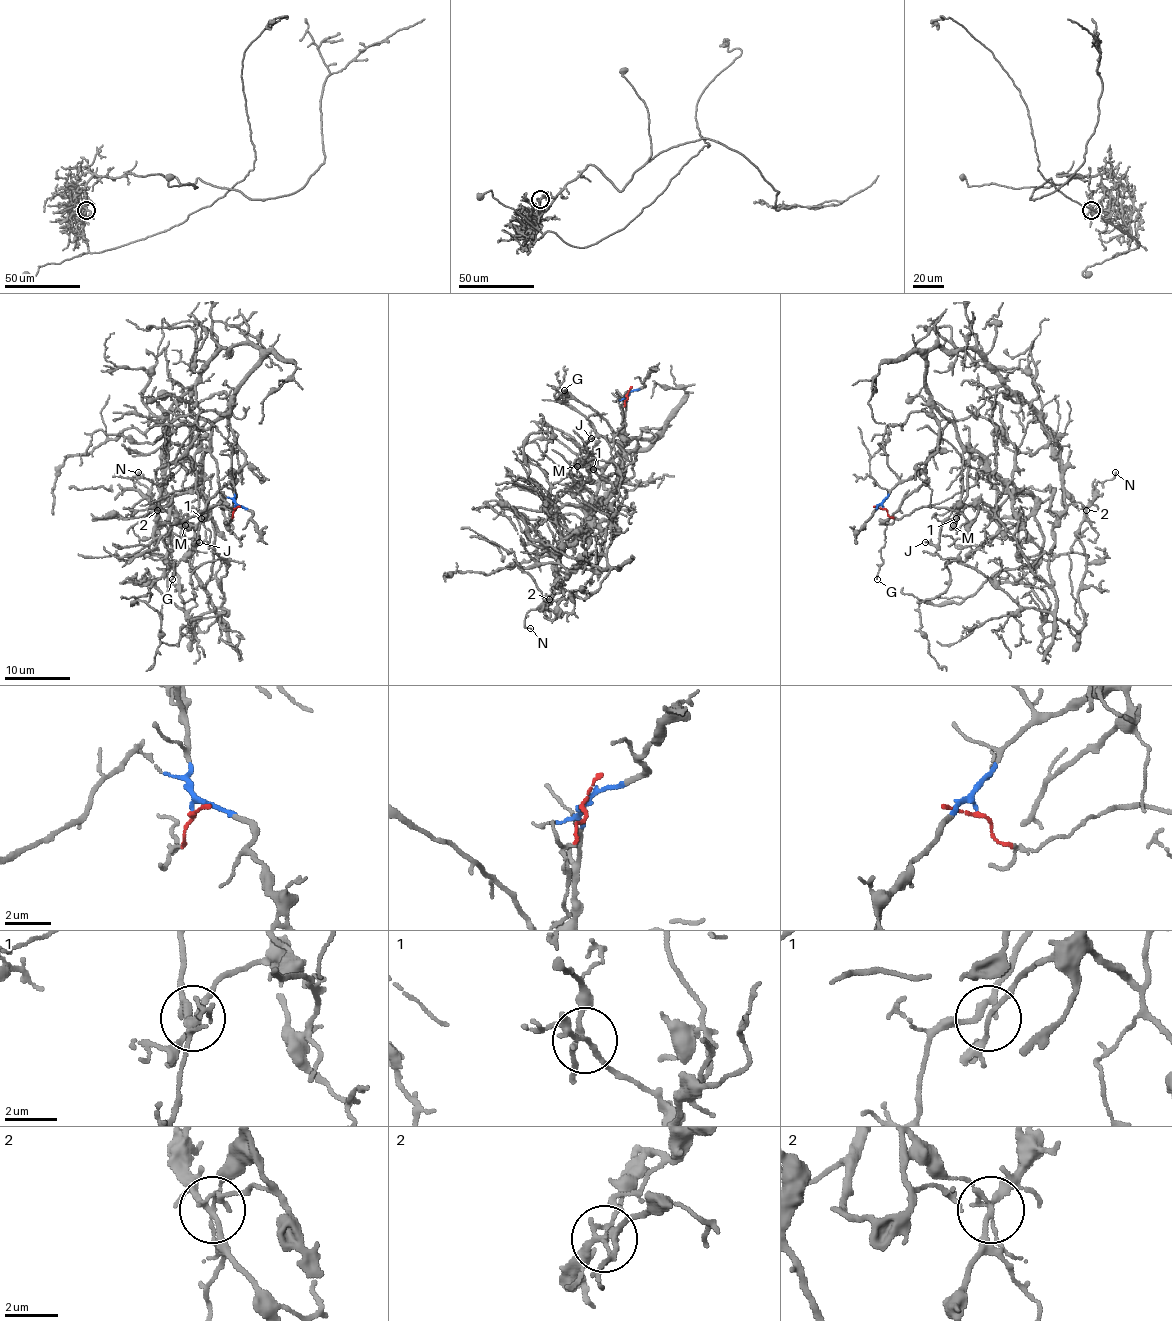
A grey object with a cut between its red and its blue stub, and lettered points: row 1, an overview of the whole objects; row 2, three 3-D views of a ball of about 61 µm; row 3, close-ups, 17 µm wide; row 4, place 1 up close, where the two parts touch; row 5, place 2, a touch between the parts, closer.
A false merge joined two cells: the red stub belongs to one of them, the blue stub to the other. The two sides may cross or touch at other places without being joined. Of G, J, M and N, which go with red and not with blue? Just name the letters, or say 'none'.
M, N

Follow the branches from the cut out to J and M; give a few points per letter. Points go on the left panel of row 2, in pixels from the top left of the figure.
J: (235, 506), (232, 475), (245, 456), (229, 408), (212, 425), (211, 446), (194, 456), (199, 542)
M: (235, 508), (229, 518), (222, 506), (232, 511), (227, 521), (224, 508), (216, 503), (196, 524), (185, 524)

